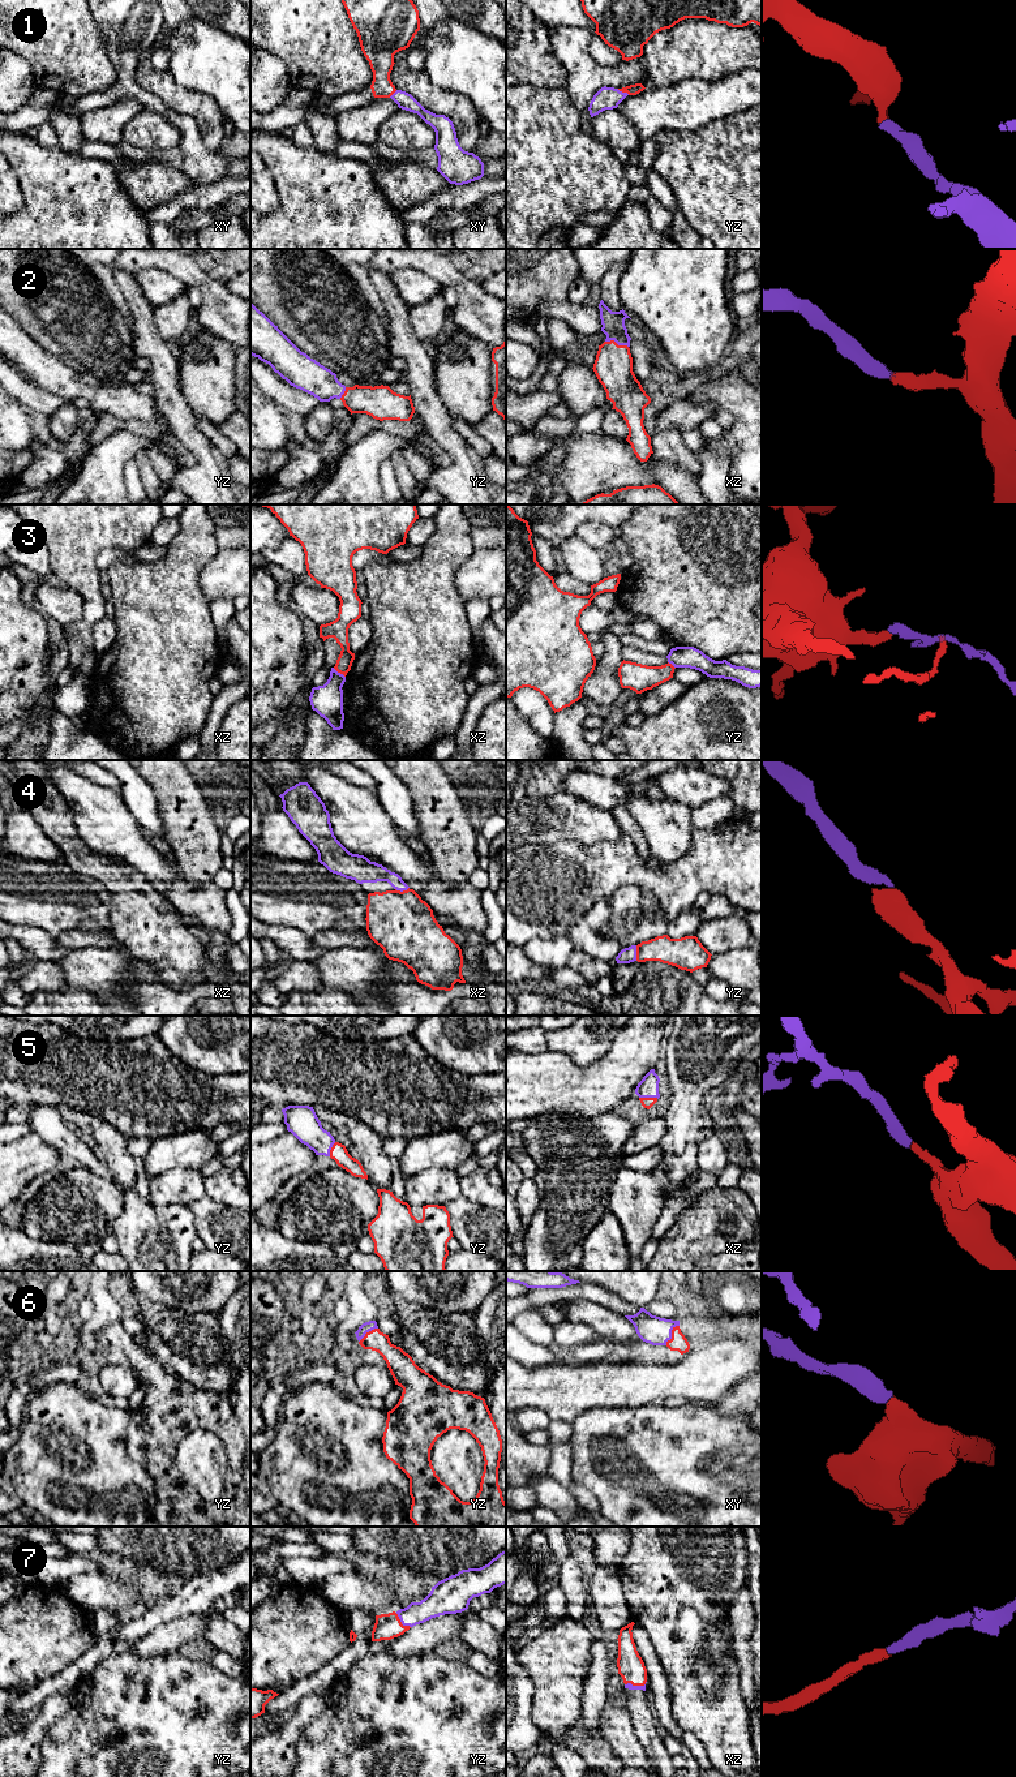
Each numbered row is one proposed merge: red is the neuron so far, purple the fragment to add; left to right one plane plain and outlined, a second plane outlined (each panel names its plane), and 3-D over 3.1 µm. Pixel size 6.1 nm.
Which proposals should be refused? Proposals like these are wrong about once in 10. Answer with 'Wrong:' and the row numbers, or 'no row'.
Wrong: 3

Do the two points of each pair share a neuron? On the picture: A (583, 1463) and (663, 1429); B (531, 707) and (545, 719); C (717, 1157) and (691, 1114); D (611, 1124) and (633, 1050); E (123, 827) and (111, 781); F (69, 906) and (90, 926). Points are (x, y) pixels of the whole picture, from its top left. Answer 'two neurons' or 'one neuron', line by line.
A: one neuron
B: one neuron
C: two neurons
D: two neurons
E: two neurons
F: two neurons

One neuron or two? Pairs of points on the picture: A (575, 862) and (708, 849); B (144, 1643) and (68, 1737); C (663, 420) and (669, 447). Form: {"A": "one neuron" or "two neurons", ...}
{"A": "one neuron", "B": "two neurons", "C": "two neurons"}

